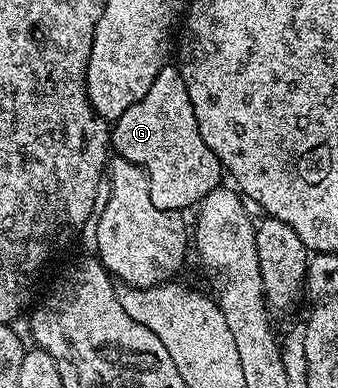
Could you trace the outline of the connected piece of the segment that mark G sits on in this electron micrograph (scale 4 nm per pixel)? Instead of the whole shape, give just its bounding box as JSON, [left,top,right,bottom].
[111,65,223,212]

